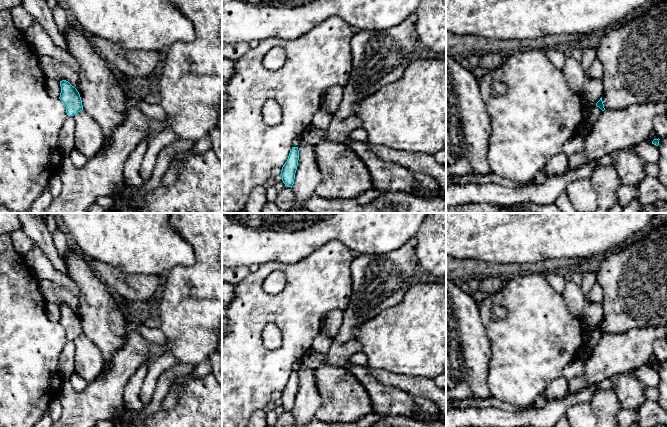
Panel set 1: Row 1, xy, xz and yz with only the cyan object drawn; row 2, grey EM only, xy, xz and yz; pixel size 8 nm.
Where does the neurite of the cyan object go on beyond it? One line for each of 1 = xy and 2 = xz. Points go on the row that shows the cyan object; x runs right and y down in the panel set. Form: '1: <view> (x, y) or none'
1: none
2: none

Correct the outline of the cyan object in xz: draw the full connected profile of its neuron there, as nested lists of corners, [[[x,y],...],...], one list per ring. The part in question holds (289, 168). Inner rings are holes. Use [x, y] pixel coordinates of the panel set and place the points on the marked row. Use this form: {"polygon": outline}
{"polygon": [[[292,147],[290,150],[289,156],[287,161],[282,167],[281,176],[282,181],[287,187],[291,187],[294,184],[295,179],[295,173],[298,166],[298,160],[299,160],[299,150],[298,147]]]}

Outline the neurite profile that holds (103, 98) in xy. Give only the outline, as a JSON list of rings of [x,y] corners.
[[[70,25],[63,35],[65,49],[81,67],[77,91],[83,110],[101,127],[105,146],[111,132],[126,116],[129,107],[127,93],[118,83],[110,66],[95,52],[81,28]]]

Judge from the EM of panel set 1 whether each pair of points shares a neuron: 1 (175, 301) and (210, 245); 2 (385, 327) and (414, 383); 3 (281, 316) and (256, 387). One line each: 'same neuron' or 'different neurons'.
1: same neuron
2: different neurons
3: same neuron

